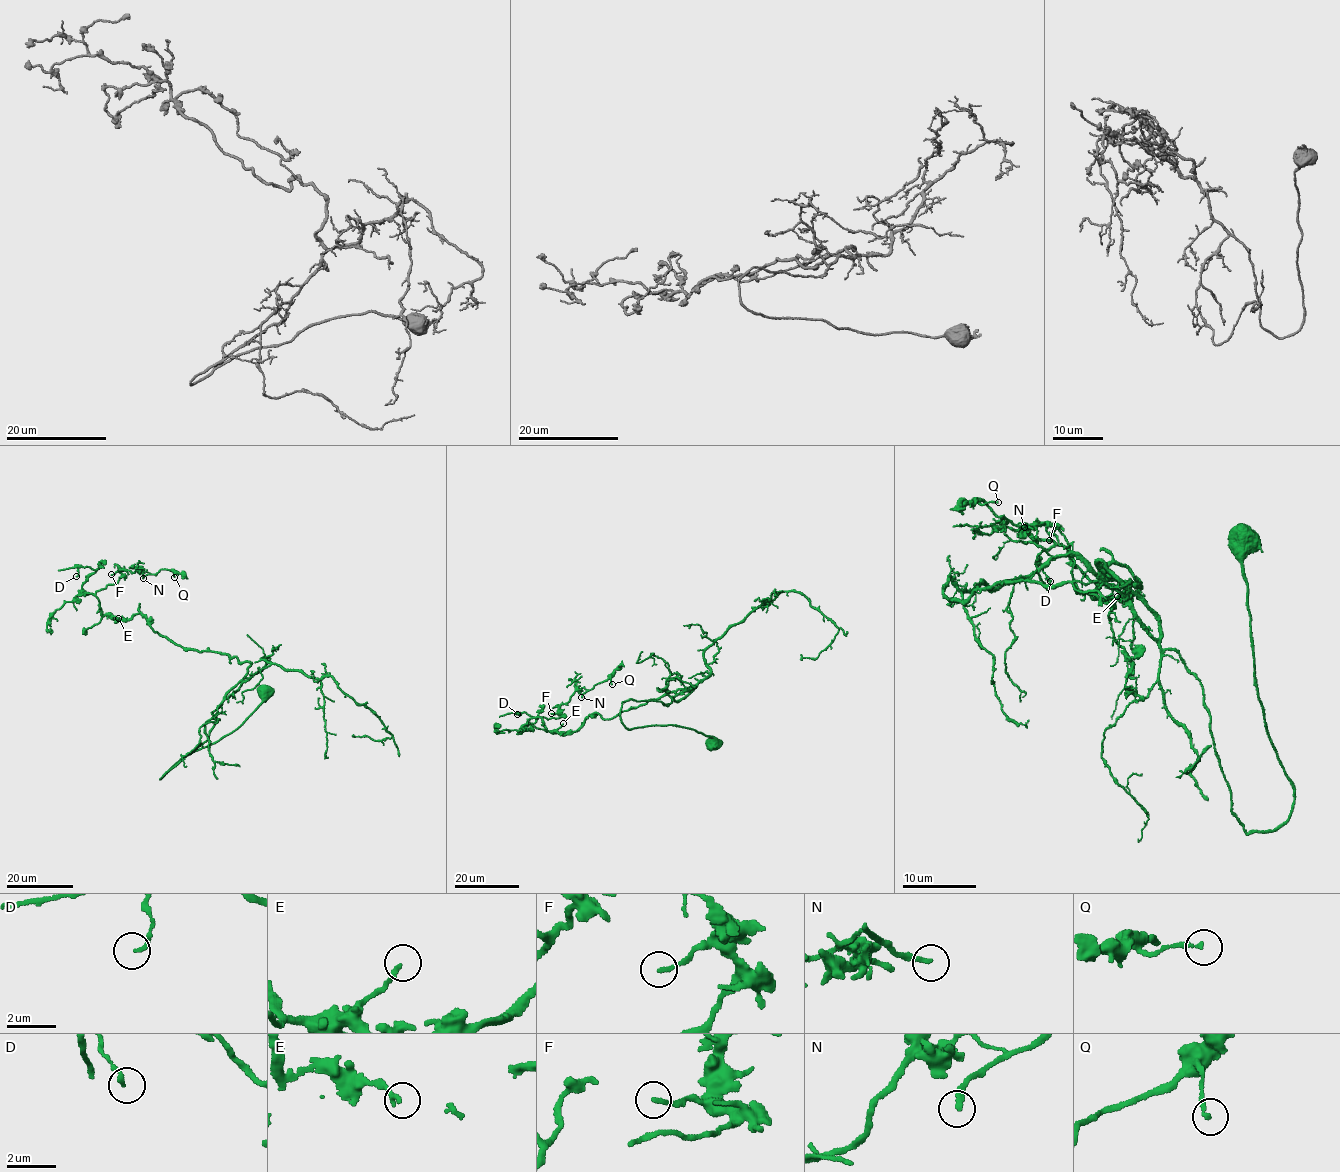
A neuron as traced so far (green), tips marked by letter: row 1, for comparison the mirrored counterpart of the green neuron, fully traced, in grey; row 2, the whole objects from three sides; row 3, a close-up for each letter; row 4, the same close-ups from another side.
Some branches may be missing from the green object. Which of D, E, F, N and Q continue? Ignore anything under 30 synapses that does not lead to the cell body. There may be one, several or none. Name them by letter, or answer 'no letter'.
N

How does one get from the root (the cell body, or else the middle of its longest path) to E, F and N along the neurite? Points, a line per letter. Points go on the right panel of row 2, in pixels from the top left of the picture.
E: (1243, 539), (1294, 791), (1272, 830), (1232, 810), (1197, 676), (1096, 560), (1137, 580), (1117, 596)
F: (1243, 539), (1272, 830), (1096, 560), (1129, 569), (1097, 598), (1049, 540)
N: (1243, 539), (1272, 830), (1096, 560), (1129, 569), (1097, 598), (1059, 529), (997, 520), (1024, 527)

